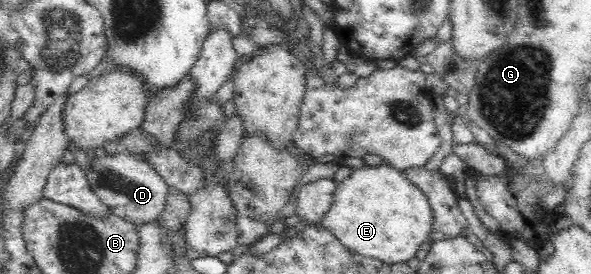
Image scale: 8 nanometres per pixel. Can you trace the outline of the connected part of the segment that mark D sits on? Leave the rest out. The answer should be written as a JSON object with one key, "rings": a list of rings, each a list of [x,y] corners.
{"rings":[[[129,154],[110,155],[90,159],[92,169],[85,171],[91,190],[99,197],[103,205],[111,209],[111,213],[133,223],[135,226],[156,221],[166,207],[169,185],[148,162]]]}

